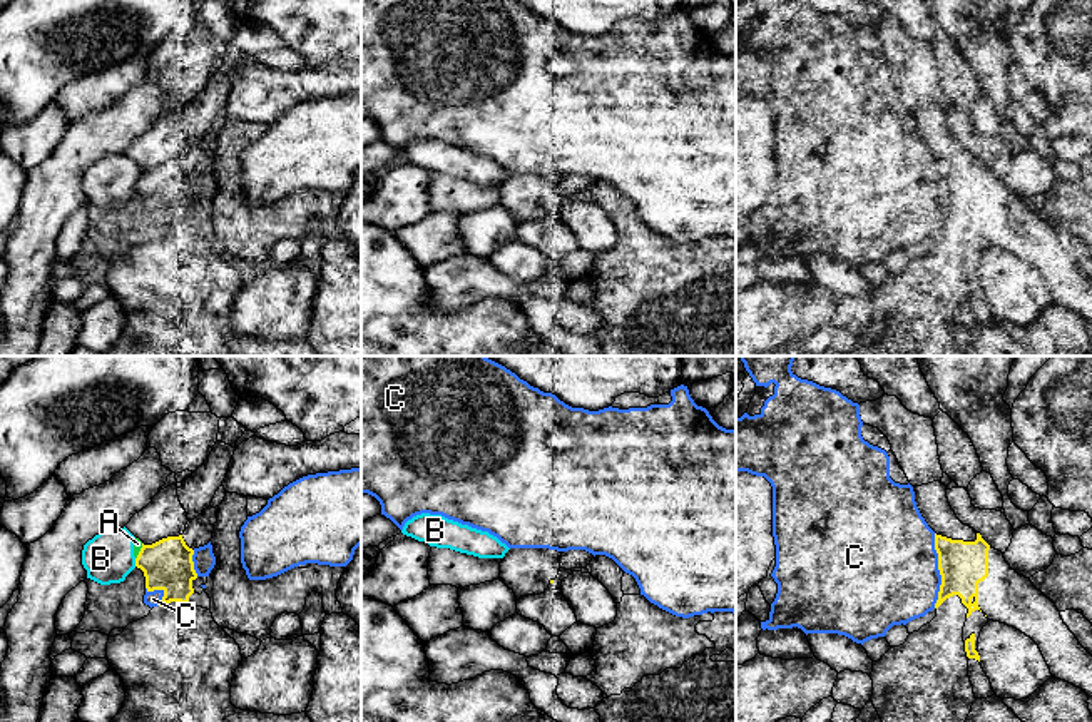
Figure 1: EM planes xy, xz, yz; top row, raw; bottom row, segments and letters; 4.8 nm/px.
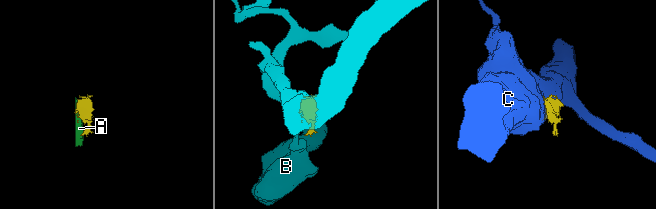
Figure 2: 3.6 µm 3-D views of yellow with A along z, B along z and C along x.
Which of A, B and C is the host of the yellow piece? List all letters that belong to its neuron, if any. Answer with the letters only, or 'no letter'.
no letter

